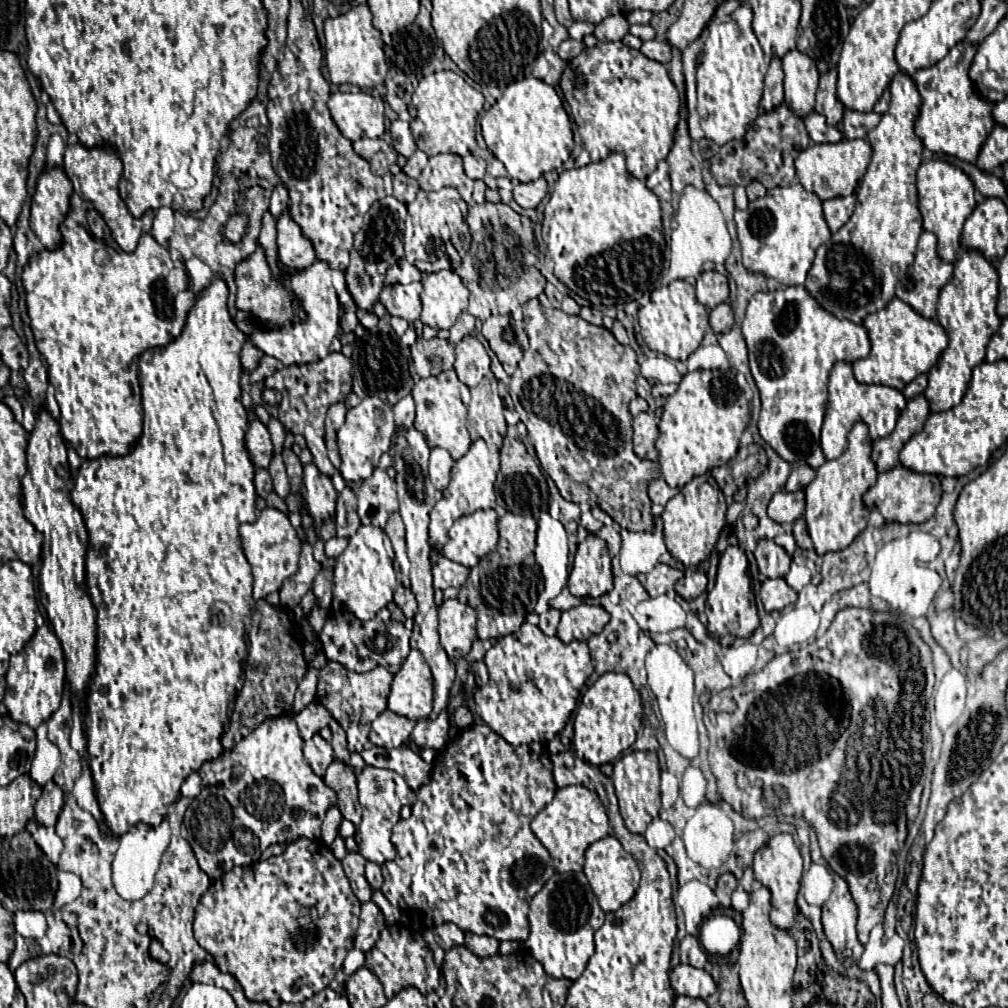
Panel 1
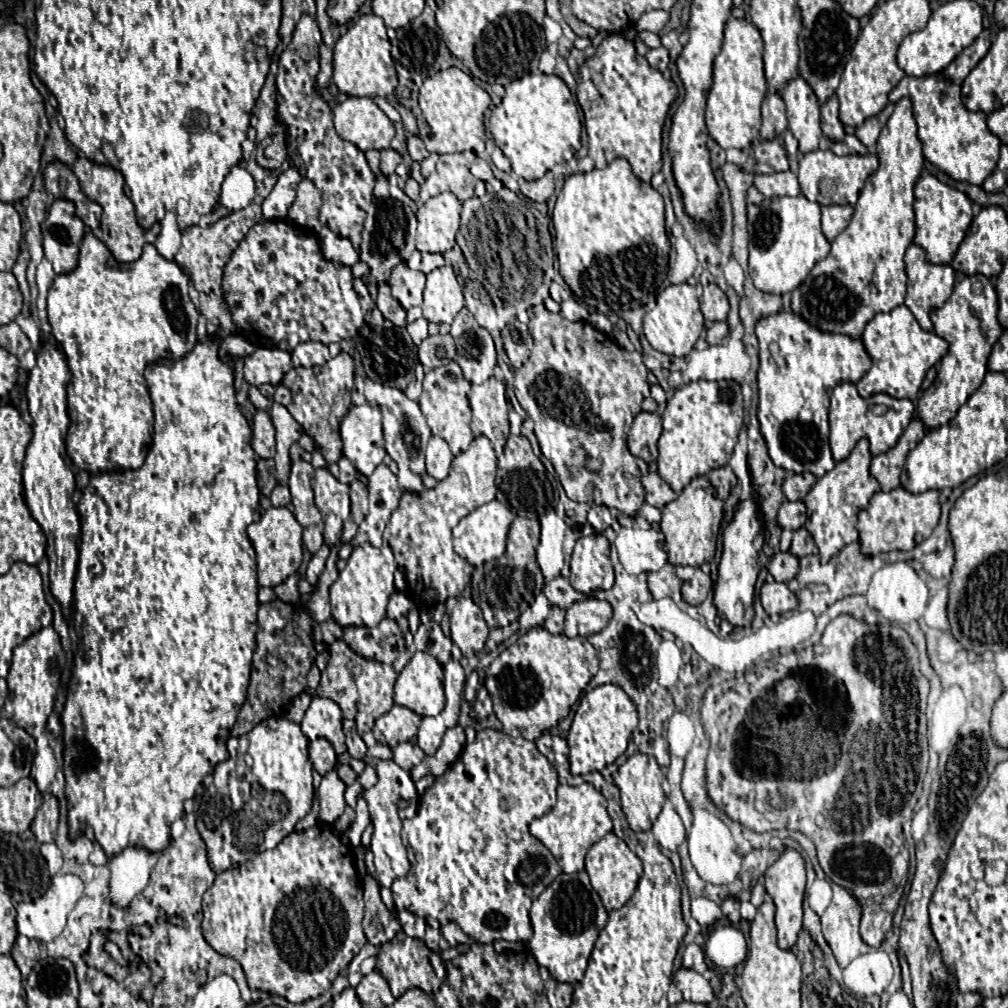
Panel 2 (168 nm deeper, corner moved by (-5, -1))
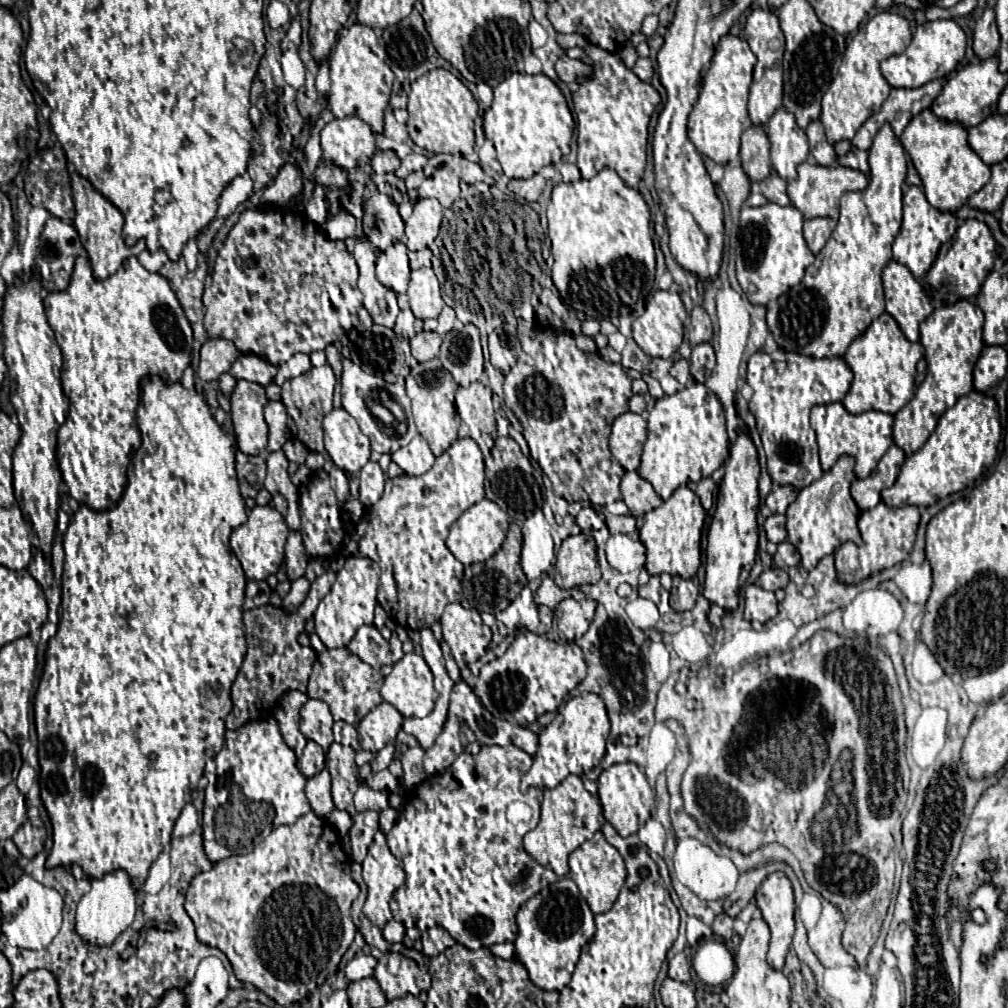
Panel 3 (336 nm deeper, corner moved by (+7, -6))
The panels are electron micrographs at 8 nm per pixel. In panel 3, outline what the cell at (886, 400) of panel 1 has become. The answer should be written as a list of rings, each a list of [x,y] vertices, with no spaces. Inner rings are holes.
[[[840,402],[834,404],[824,404],[824,406],[814,406],[810,414],[812,428],[818,438],[818,448],[820,448],[820,464],[822,470],[828,472],[832,464],[842,456],[848,454],[856,460],[854,474],[856,478],[866,478],[872,474],[876,468],[878,460],[886,454],[886,450],[892,446],[892,422],[894,418],[884,412],[864,412],[864,414],[850,414]]]

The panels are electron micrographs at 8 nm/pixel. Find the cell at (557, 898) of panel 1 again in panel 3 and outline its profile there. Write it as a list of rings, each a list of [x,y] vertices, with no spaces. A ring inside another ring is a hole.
[[[570,878],[544,888],[524,902],[516,914],[518,936],[514,940],[516,956],[526,966],[530,980],[540,990],[562,990],[574,972],[582,946],[596,932],[594,914]]]

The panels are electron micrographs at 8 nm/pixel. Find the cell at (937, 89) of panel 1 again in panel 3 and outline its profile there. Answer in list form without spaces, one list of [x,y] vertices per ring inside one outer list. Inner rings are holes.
[[[924,110],[916,118],[912,118],[900,142],[920,174],[928,202],[940,212],[954,214],[974,192],[982,190],[984,184],[990,180],[990,166],[984,164],[968,146],[966,130],[956,122],[946,122],[934,116],[932,110]]]

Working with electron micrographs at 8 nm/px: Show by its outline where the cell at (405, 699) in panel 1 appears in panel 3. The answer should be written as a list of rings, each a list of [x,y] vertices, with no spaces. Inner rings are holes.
[[[414,652],[404,654],[386,676],[380,694],[402,716],[428,716],[436,702],[436,690],[424,658]]]

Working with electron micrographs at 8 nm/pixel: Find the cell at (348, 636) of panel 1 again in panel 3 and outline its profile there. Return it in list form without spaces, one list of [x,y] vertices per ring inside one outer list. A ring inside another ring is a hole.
[[[362,626],[350,640],[348,648],[376,670],[380,670],[384,664],[392,664],[390,646],[374,626]]]

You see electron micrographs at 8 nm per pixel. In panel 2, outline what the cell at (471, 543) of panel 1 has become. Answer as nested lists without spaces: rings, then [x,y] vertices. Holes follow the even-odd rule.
[[[490,501],[488,505],[482,505],[478,509],[474,509],[470,515],[466,515],[452,529],[454,551],[474,567],[490,561],[490,559],[498,559],[506,549],[506,535],[508,535],[508,527],[510,527],[512,519],[514,519],[514,515],[500,501]]]

